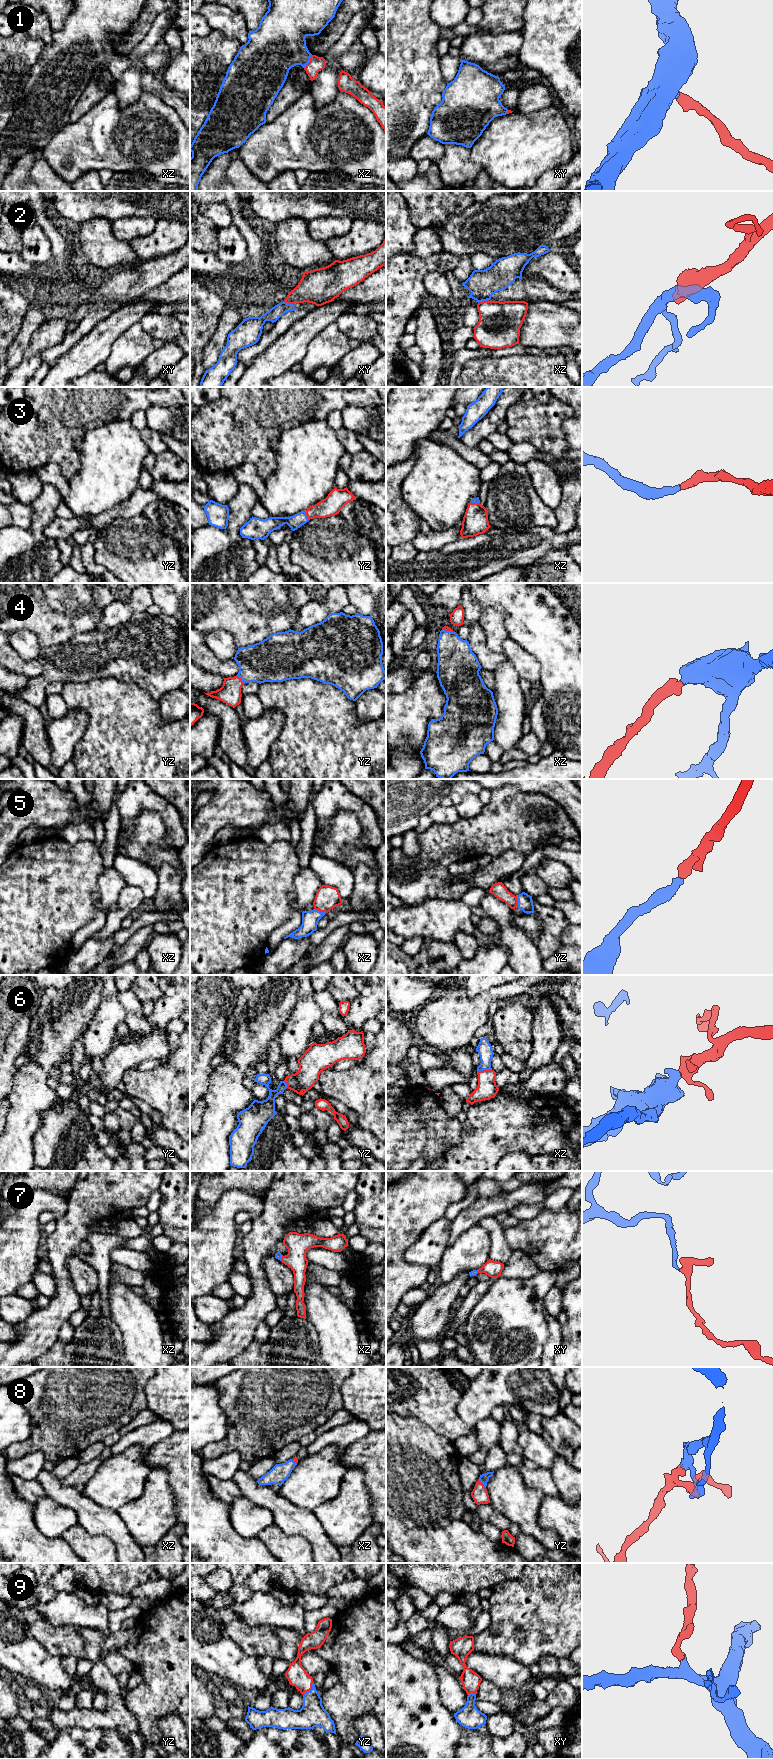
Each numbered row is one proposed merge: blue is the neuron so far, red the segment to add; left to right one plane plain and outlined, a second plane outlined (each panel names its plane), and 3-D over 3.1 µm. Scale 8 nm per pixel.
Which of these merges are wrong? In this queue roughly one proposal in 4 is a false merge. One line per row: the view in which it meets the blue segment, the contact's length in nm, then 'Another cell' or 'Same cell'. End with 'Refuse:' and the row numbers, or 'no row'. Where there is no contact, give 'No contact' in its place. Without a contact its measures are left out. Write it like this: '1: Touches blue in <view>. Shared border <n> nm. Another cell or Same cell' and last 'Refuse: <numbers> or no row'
1: Touches blue in xz. Shared border 130 nm. Same cell
2: Touches blue in xz. Shared border 90 nm. Another cell
3: Touches blue in yz. Shared border 90 nm. Same cell
4: Touches blue in yz. Shared border 100 nm. Same cell
5: Touches blue in xz. Shared border 100 nm. Same cell
6: Touches blue in xz. Shared border 120 nm. Same cell
7: Touches blue in xz. Shared border 50 nm. Same cell
8: Touches blue in yz. Shared border 100 nm. Same cell
9: Touches blue in yz. Shared border 140 nm. Same cell
Refuse: 2

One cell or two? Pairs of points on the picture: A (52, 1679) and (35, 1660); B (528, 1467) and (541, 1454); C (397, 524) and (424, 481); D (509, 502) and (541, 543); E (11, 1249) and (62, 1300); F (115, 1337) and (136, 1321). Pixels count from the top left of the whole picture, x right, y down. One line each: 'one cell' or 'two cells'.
A: one cell
B: two cells
C: two cells
D: two cells
E: two cells
F: two cells

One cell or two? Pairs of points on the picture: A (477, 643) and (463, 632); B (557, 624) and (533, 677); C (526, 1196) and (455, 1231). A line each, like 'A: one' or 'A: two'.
A: two
B: two
C: one

